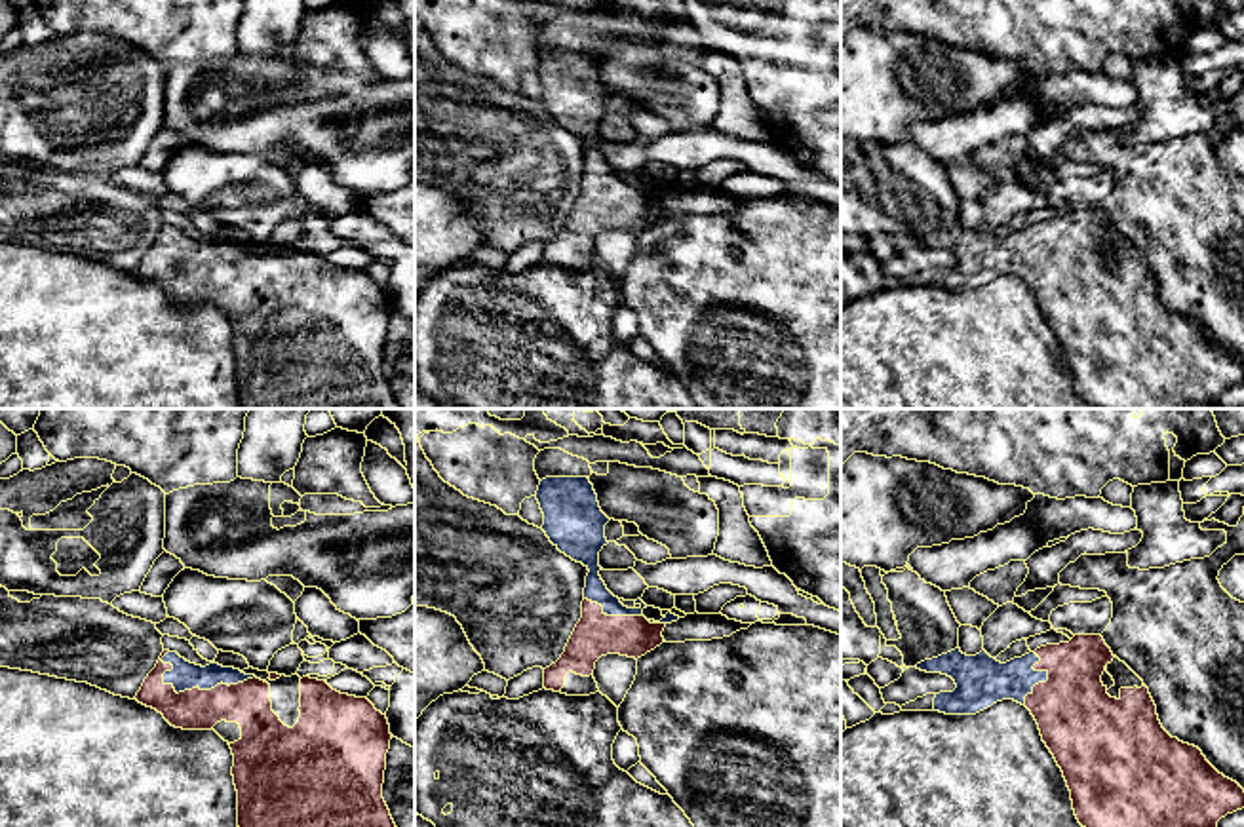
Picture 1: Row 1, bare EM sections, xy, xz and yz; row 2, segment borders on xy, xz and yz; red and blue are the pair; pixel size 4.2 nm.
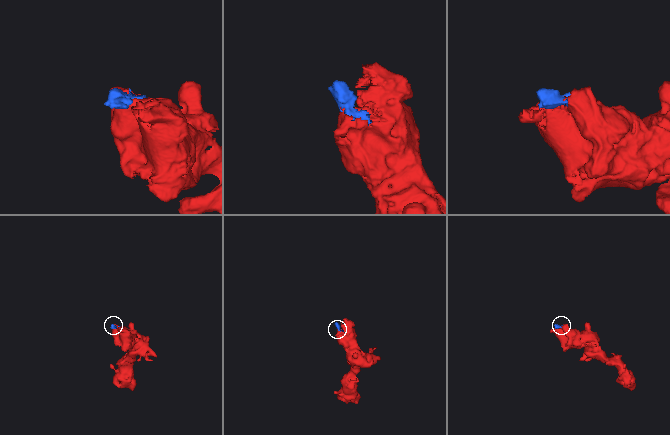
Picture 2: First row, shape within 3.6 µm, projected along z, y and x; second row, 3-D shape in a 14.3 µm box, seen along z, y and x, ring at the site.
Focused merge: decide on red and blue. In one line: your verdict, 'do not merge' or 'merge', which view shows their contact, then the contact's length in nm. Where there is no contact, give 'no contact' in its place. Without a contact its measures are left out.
merge | xy | 400 nm

